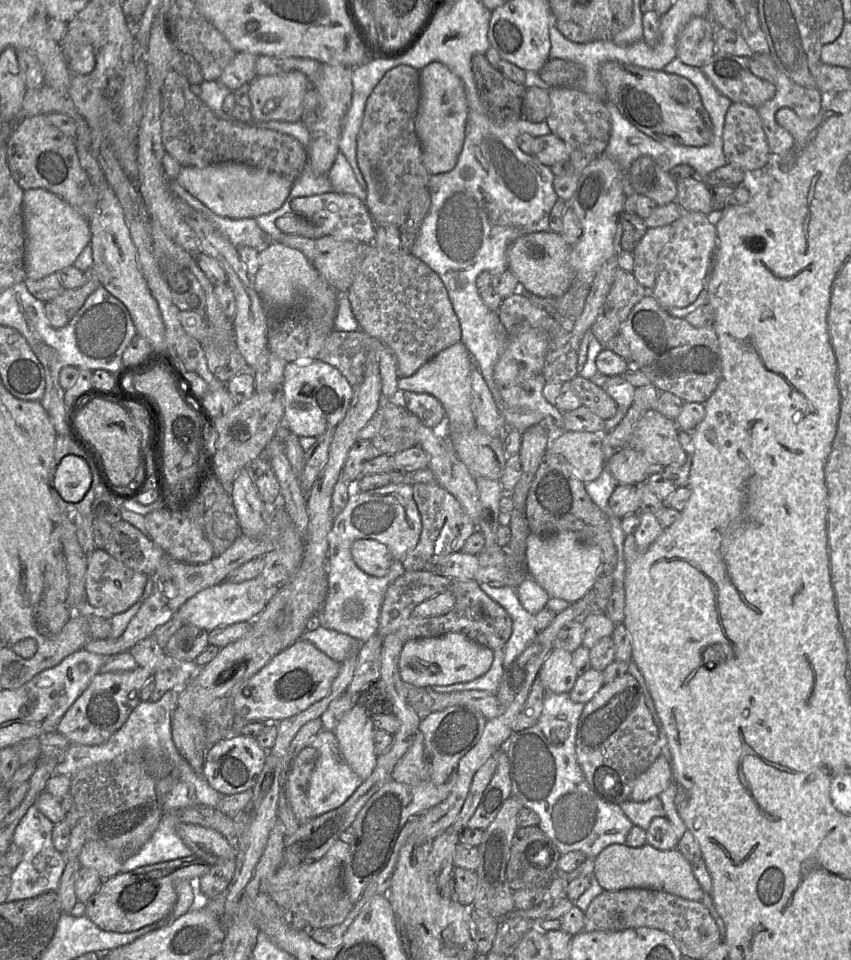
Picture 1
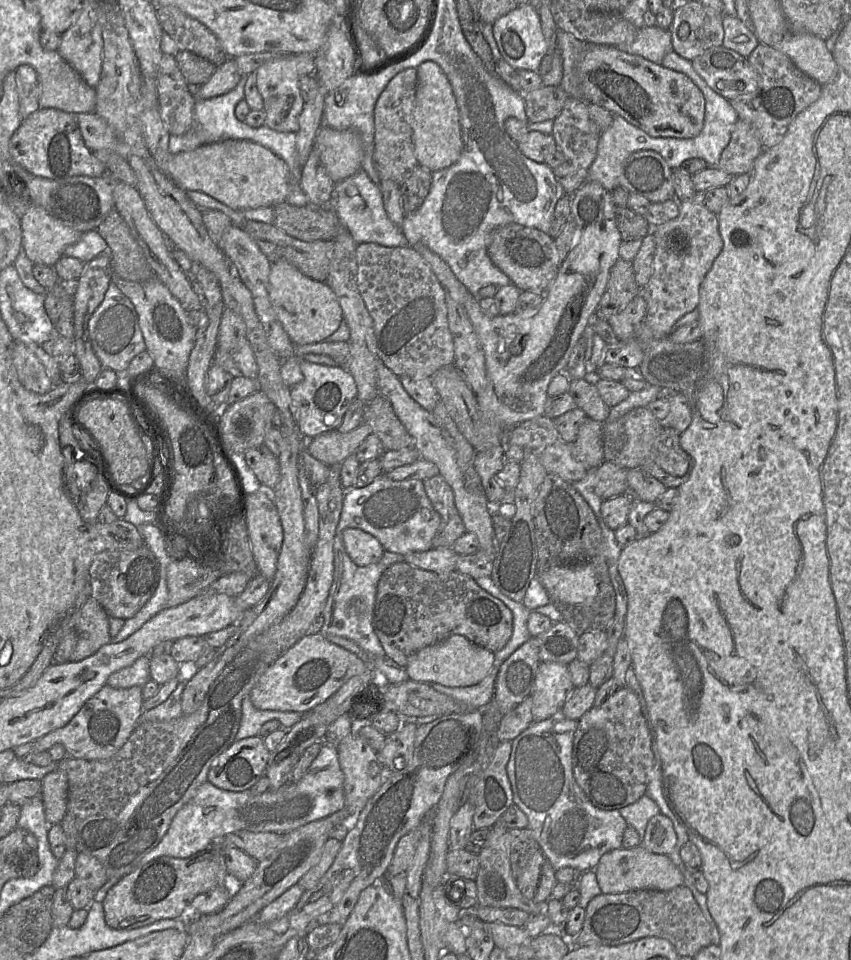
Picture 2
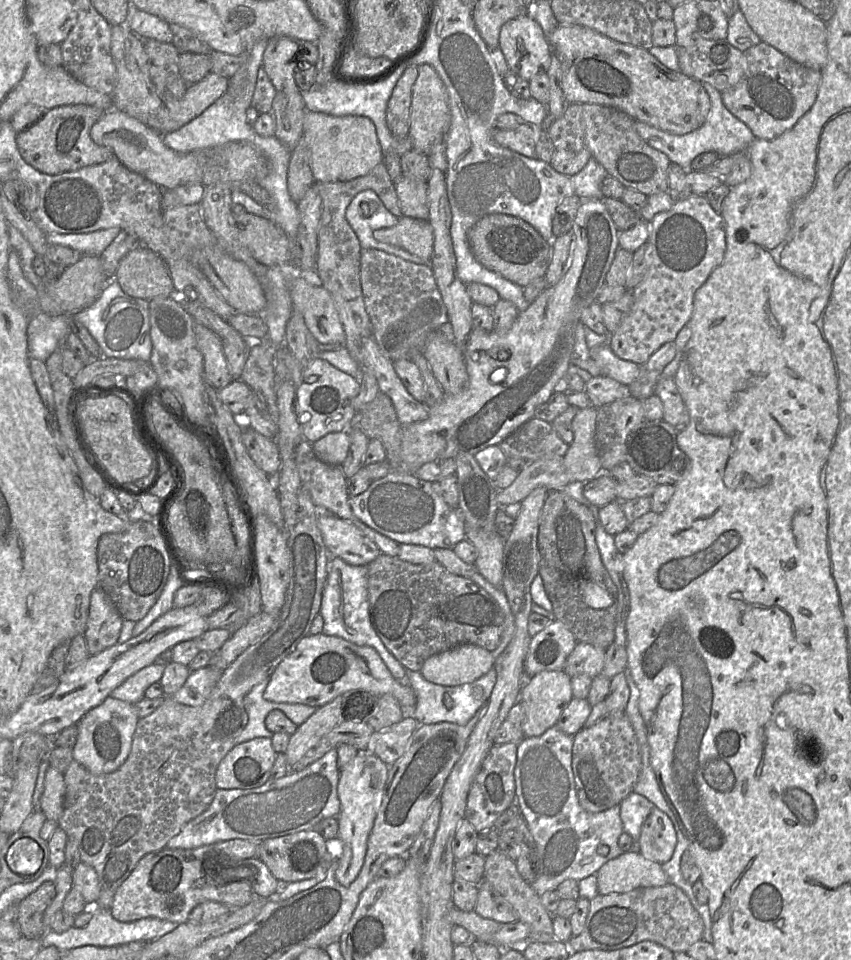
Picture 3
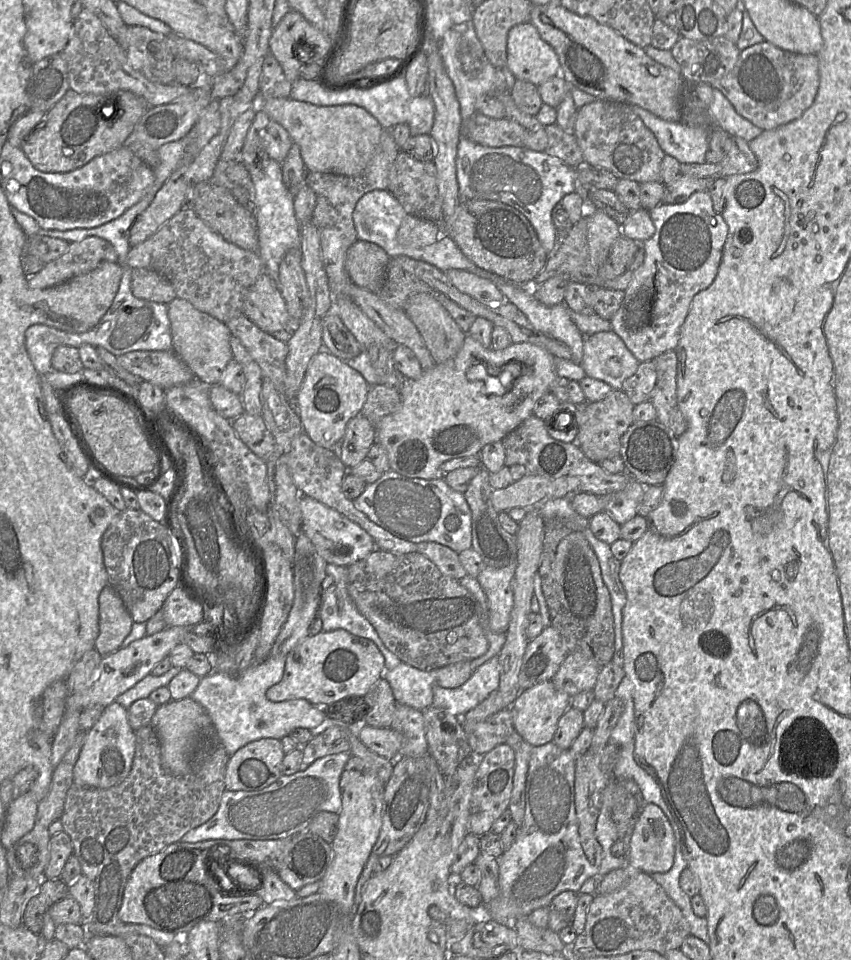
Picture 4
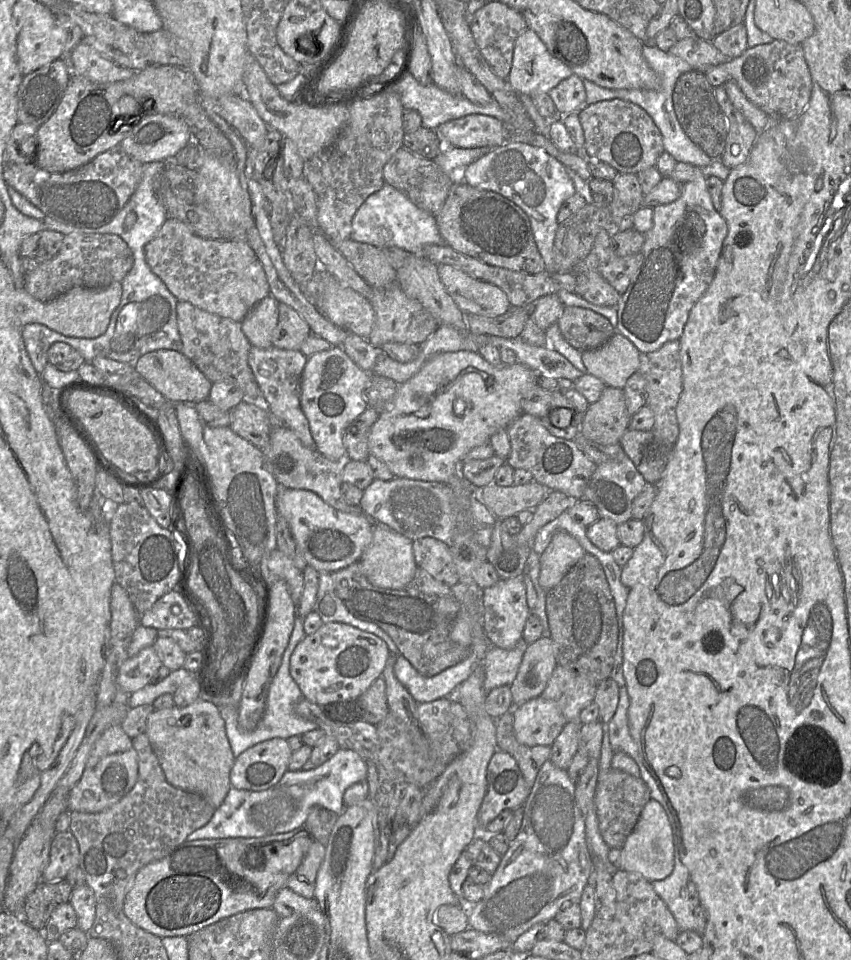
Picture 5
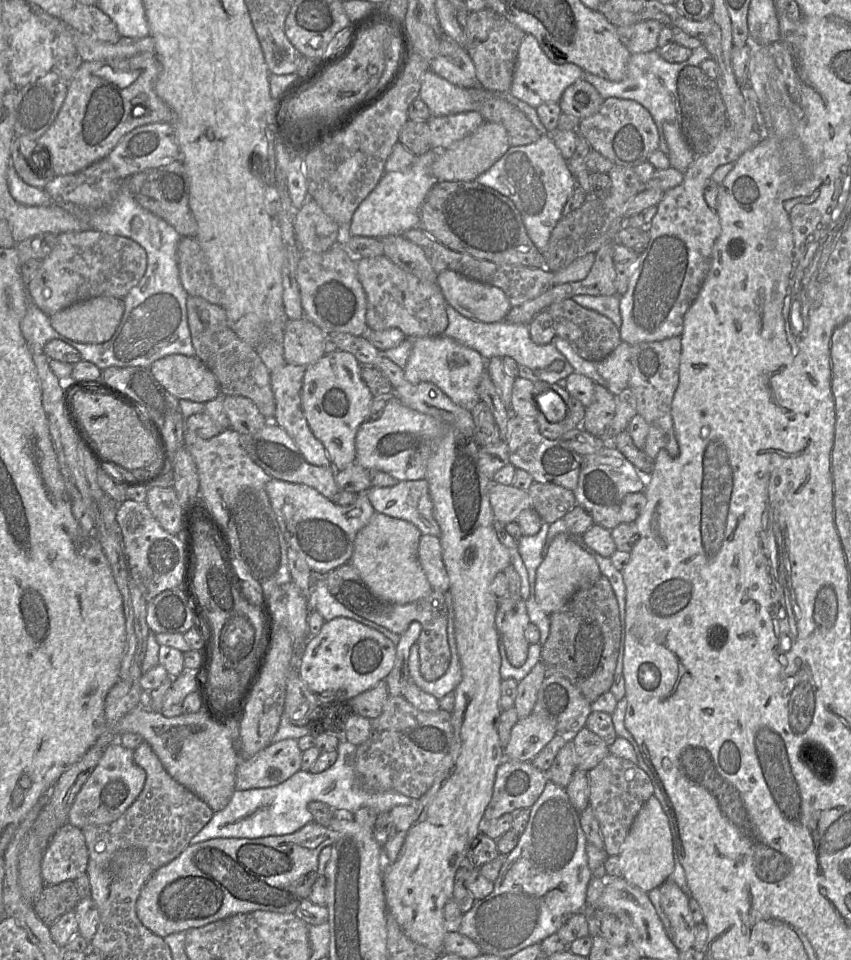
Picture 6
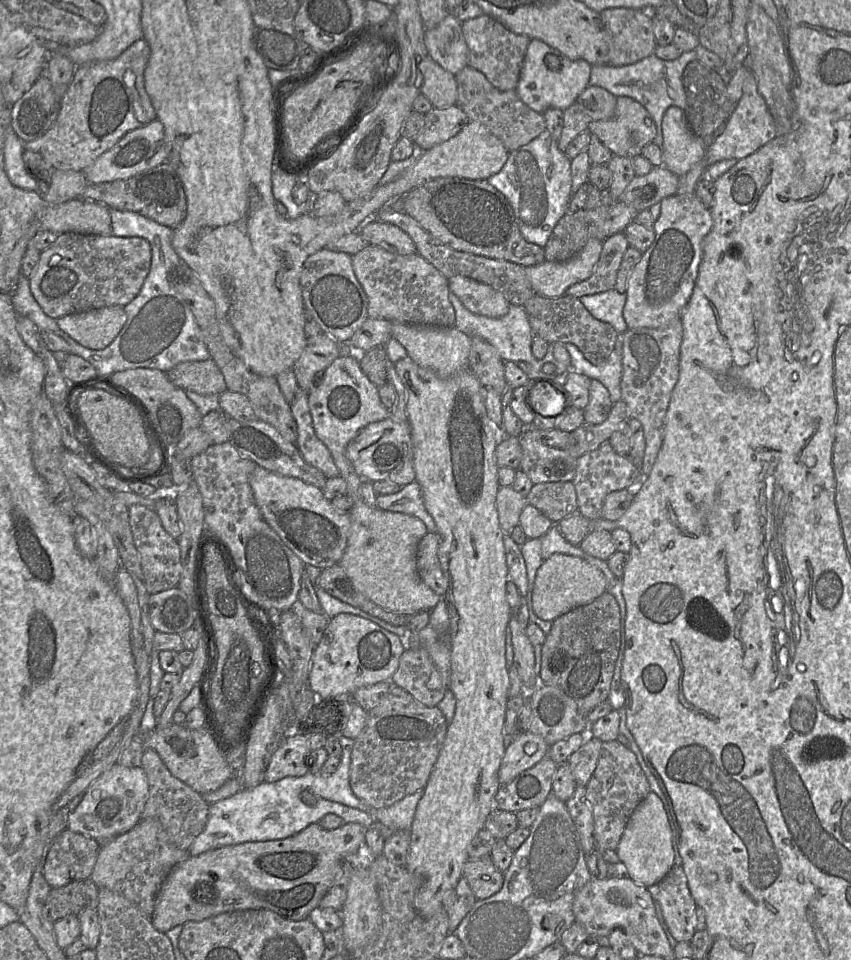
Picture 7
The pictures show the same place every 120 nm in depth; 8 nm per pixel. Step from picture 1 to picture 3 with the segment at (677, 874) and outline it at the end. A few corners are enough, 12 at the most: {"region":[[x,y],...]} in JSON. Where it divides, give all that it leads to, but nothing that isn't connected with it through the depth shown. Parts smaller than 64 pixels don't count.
{"region":[[632,851],[606,862],[600,895],[669,883],[661,864]]}

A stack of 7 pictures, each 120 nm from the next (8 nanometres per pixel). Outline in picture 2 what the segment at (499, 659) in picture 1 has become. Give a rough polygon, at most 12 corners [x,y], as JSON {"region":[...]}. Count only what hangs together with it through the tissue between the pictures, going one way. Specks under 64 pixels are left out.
{"region":[[493,664],[479,683],[434,690],[462,703],[467,711],[483,709],[494,695],[499,665]]}

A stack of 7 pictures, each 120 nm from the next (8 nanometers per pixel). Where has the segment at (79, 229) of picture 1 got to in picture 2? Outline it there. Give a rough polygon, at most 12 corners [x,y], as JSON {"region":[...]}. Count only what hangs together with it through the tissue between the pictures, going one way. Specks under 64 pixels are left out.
{"region":[[31,202],[22,210],[22,249],[54,266],[83,234]]}

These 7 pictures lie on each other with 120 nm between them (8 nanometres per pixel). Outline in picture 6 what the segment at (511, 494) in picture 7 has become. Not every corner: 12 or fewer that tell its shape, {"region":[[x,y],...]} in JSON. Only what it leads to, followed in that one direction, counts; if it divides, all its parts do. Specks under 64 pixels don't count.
{"region":[[493,481],[489,499],[495,518],[517,521],[533,508],[529,492]]}

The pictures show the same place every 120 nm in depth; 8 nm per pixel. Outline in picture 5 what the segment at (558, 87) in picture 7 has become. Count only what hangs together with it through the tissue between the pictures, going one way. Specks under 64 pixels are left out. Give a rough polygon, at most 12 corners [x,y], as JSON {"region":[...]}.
{"region":[[539,36],[516,40],[507,78],[517,94],[546,93],[572,76]]}

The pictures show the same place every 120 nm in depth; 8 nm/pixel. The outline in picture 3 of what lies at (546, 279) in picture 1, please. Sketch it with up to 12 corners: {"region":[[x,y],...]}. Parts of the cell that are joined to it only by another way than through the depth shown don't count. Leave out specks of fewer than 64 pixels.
{"region":[[481,218],[476,260],[524,288],[544,277],[552,246],[524,220]]}

